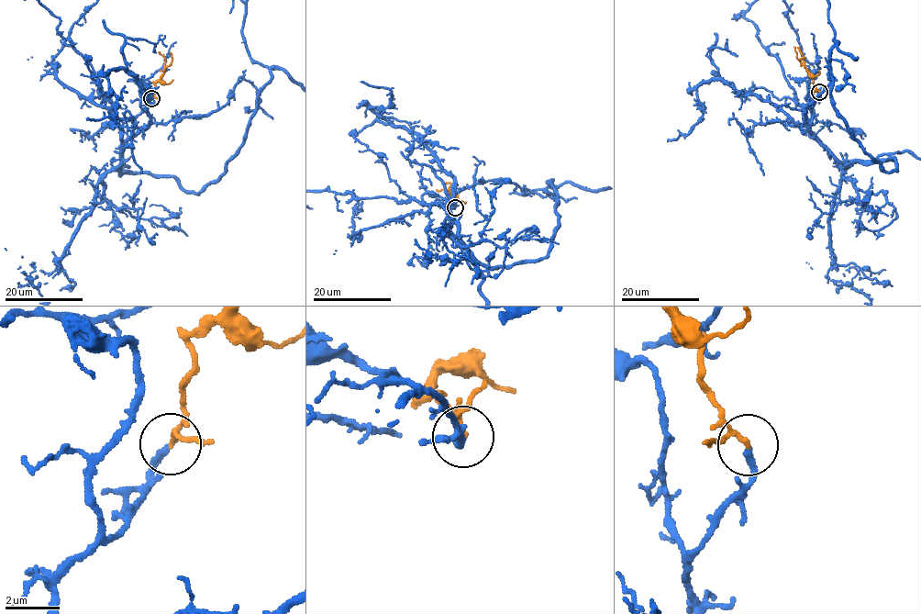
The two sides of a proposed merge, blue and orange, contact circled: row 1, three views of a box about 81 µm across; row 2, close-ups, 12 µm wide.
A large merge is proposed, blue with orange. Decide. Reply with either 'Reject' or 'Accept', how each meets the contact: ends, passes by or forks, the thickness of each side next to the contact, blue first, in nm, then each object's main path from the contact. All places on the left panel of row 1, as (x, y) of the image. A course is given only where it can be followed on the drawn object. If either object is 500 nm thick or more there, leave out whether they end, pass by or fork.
Accept. At the ring blue ends. At the ring orange passes by. Thickness 220 nm (blue) against 150 nm. Course of orange: (151, 98), (155, 83), (171, 63), (170, 53)

